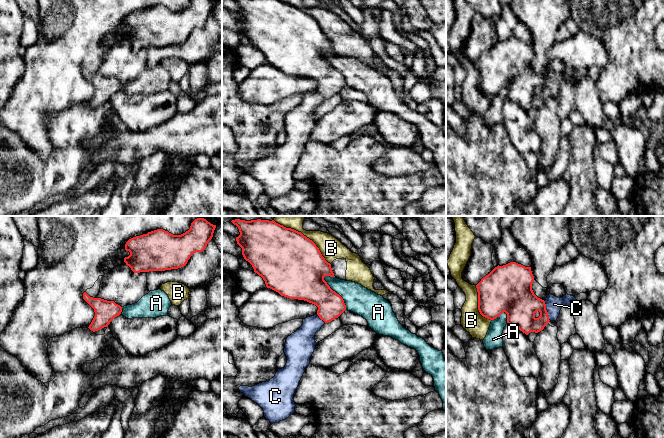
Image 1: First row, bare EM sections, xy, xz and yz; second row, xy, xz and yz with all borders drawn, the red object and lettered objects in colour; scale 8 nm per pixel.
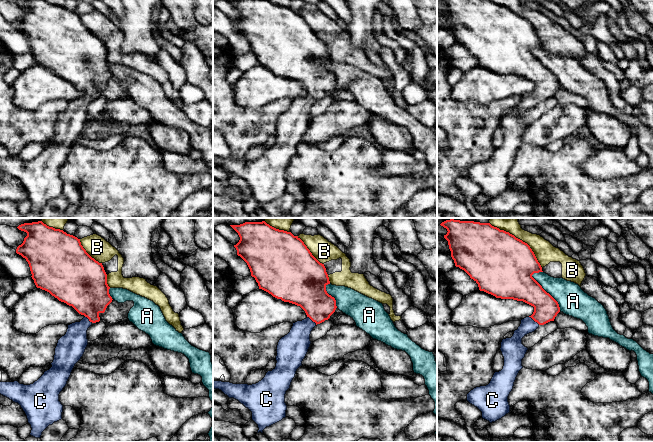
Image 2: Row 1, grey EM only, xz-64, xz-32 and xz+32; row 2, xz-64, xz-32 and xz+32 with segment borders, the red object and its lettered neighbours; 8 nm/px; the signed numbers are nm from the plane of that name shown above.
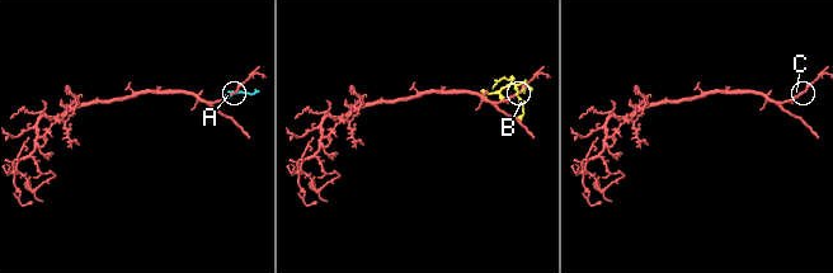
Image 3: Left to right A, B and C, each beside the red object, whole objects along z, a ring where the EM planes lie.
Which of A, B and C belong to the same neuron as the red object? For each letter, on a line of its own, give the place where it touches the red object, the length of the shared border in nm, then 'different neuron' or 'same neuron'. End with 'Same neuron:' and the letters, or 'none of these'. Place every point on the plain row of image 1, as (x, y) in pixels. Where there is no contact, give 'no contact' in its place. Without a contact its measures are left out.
A: xz (335, 68) | 320 nm | different neuron
B: xz (306, 13) | 550 nm | different neuron
C: yz (546, 87) | 170 nm | same neuron
Same neuron: C

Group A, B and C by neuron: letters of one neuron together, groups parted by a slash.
A / B / C

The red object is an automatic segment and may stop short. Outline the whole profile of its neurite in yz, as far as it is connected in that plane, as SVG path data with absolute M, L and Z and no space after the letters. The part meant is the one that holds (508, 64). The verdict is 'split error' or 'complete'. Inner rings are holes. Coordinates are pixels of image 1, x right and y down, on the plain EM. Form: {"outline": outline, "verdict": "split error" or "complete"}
{"outline": "M516 38L498 41L476 61L480 90L487 95L494 96L505 88L507 100L516 102L528 111L530 108L542 107L549 97L556 98L563 82L572 84L576 81L576 74L568 70L558 74L549 69L545 77L538 74L532 66L533 57L531 43L525 43Z", "verdict": "split error"}

